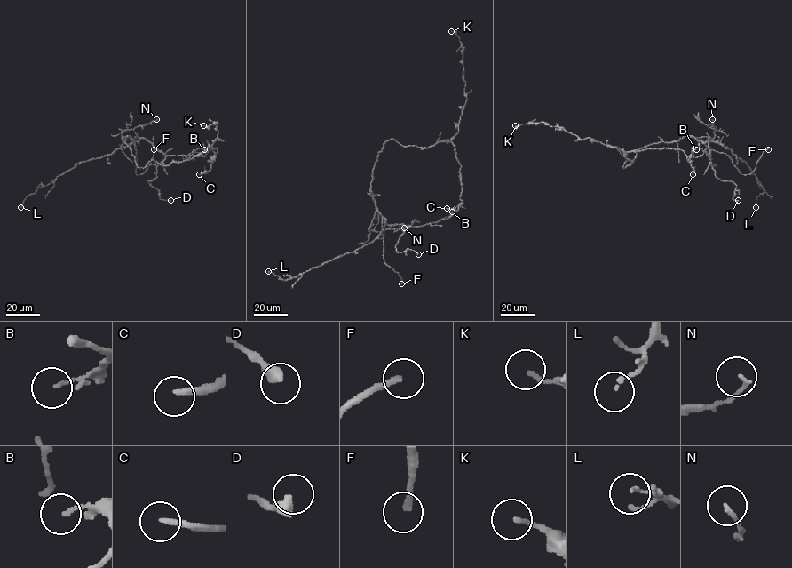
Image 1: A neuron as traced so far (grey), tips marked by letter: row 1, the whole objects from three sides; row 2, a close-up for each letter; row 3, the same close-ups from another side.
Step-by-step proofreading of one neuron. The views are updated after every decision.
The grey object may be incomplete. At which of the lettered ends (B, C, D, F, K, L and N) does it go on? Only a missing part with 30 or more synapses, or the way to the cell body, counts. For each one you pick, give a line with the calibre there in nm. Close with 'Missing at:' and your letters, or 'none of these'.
C: 220 nm
F: 240 nm
Missing at: C, F

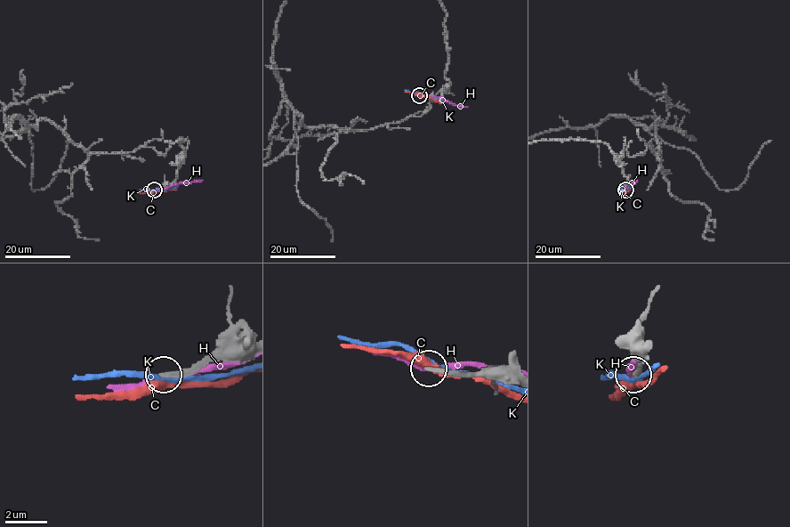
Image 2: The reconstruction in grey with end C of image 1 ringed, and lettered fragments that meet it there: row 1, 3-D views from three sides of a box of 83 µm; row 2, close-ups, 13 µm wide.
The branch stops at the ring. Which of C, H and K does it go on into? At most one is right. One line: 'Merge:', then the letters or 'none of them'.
Merge: none of them

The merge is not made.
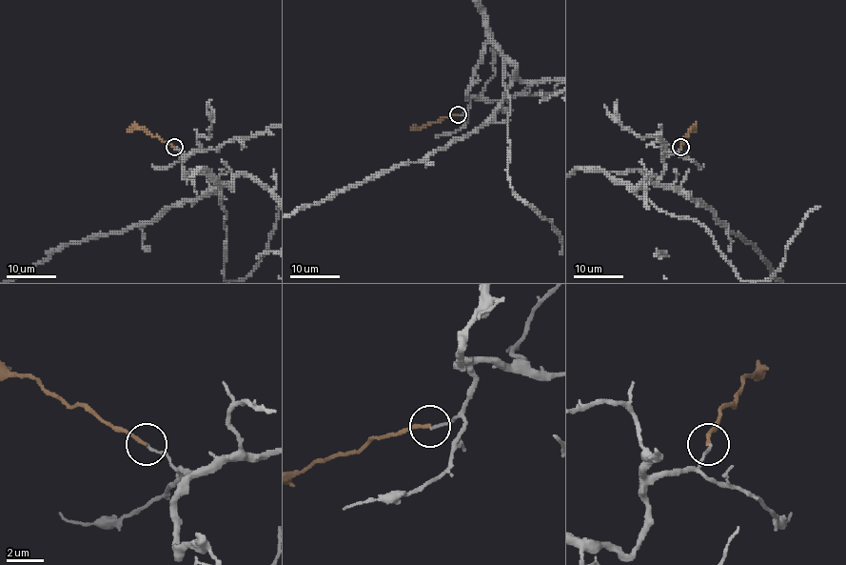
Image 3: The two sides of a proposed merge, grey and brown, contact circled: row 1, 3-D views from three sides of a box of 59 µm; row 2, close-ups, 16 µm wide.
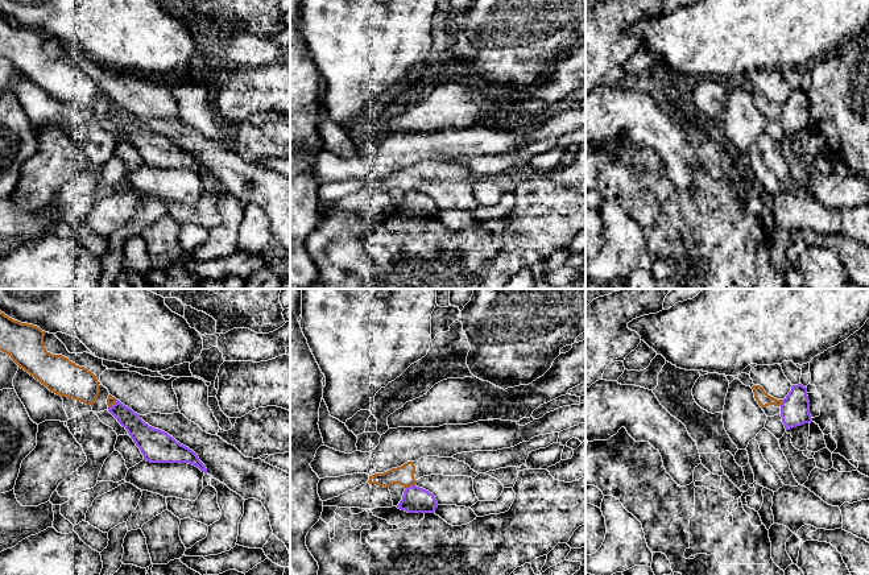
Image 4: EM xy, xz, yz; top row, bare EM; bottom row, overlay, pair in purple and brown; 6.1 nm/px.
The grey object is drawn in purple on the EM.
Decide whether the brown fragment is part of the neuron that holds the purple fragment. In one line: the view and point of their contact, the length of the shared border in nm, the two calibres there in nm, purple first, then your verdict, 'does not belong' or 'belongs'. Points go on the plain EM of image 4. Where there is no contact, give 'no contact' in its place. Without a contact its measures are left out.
xz (409, 191) | 70 nm | 160/120 nm | does not belong

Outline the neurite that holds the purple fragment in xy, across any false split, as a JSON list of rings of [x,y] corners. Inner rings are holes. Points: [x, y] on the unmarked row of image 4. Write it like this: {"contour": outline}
{"contour": [[[119,104],[113,111],[108,112],[108,116],[128,136],[144,160],[144,165],[150,167],[189,167],[207,178],[206,170],[193,154],[177,146],[167,137],[145,128],[140,119]]]}

